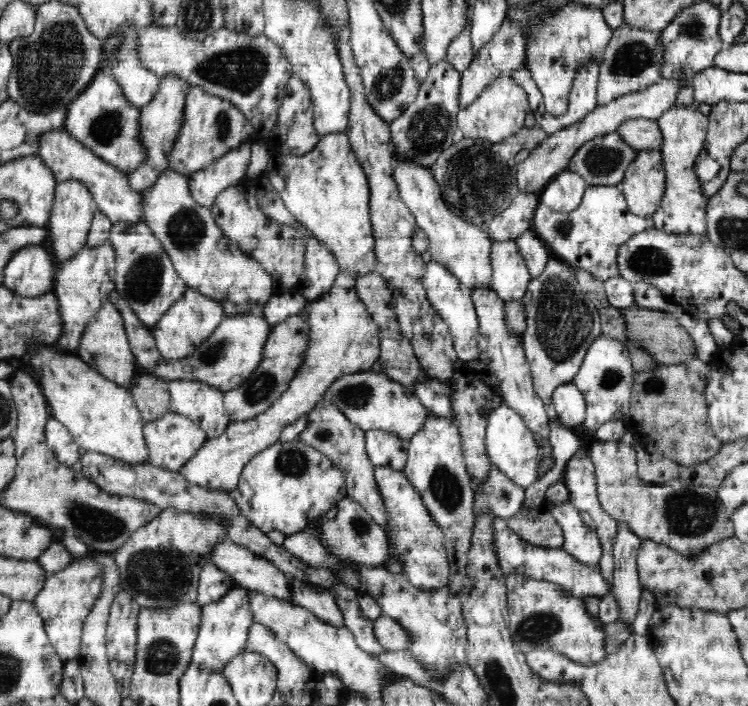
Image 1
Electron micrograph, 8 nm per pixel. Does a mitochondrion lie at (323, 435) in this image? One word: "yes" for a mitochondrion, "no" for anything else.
yes

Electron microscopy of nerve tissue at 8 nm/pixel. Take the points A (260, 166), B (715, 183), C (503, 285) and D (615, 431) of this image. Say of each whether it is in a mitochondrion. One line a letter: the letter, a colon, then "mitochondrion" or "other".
A: other
B: other
C: other
D: other

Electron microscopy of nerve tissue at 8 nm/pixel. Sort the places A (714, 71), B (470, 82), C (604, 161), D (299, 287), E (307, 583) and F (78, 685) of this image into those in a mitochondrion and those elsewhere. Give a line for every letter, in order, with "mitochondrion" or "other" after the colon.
A: other
B: other
C: mitochondrion
D: other
E: other
F: other

